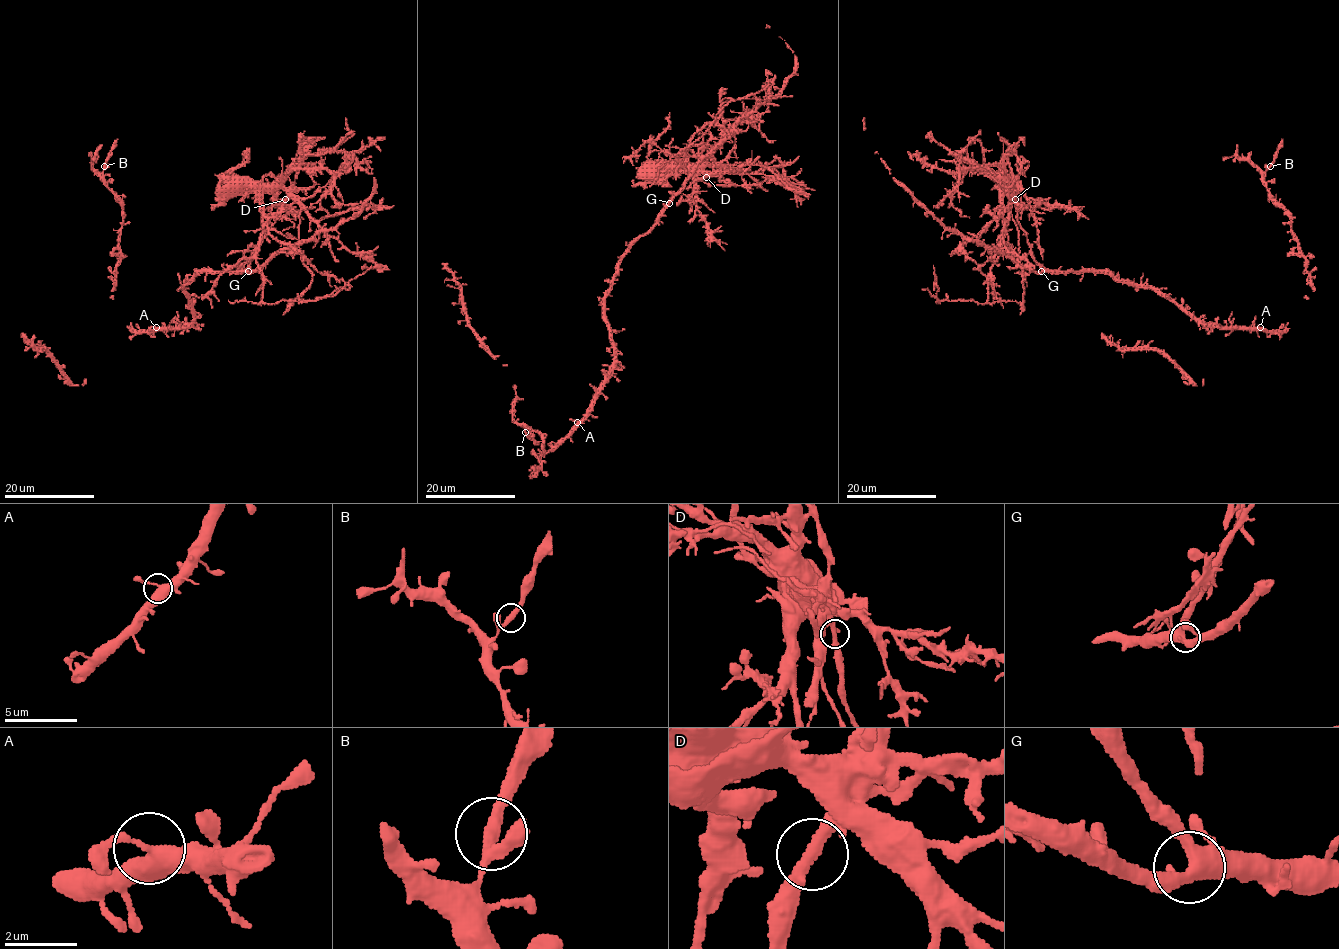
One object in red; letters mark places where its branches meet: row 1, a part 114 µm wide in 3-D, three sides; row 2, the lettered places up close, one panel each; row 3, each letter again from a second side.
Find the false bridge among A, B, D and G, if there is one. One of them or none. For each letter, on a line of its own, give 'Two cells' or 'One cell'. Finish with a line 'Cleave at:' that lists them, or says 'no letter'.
A: One cell
B: One cell
D: Two cells
G: One cell
Cleave at: D

